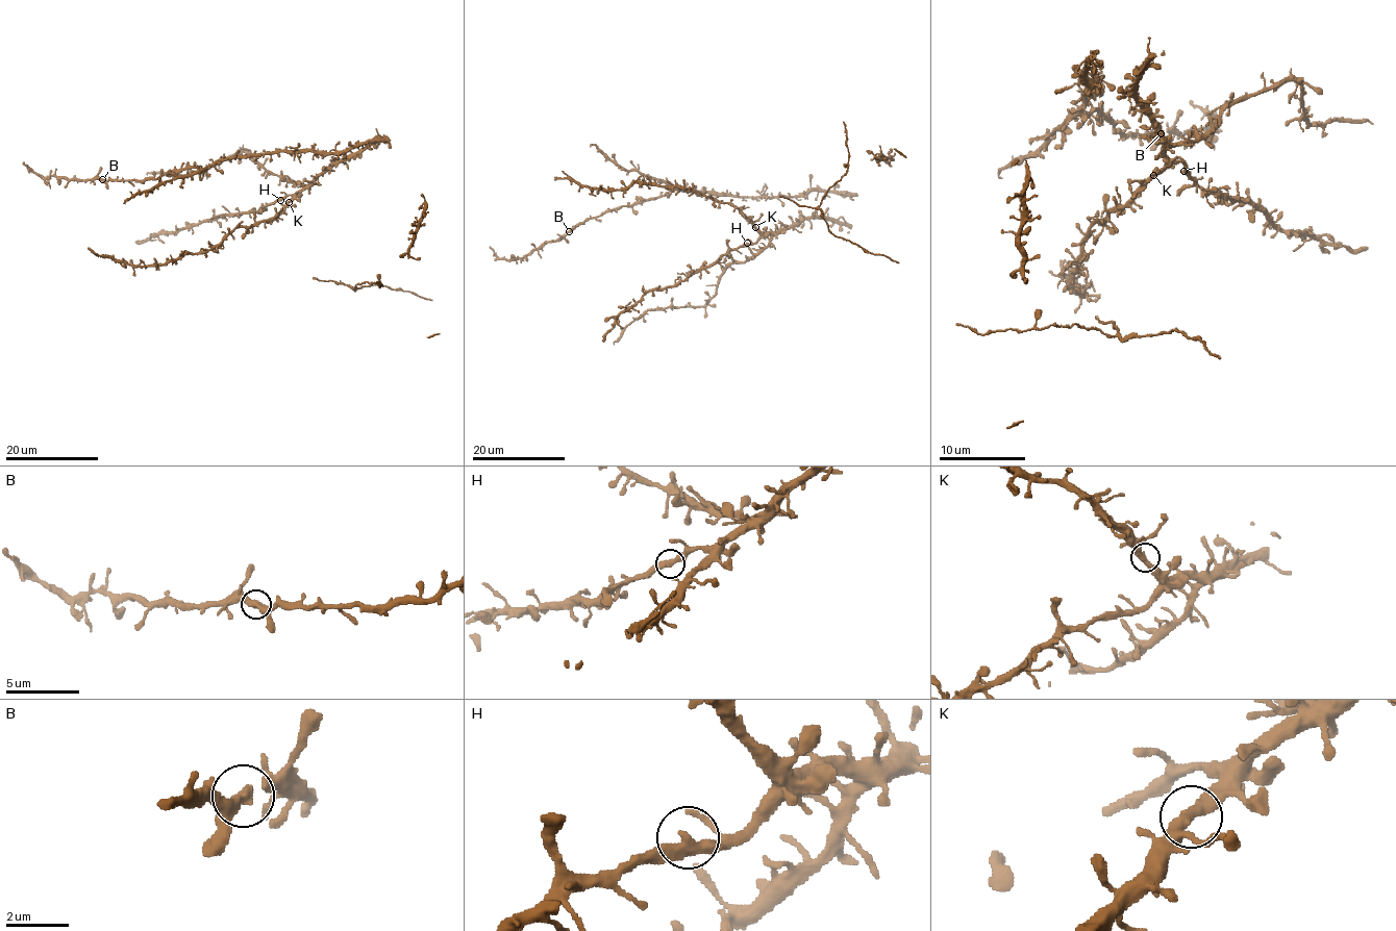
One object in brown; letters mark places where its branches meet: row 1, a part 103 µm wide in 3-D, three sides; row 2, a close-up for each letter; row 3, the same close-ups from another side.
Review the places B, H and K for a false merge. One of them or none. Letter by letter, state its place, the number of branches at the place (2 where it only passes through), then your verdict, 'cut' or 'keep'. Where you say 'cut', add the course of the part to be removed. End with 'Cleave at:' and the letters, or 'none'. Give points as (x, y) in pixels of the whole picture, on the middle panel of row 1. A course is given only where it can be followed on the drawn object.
B: (569, 231) | 2 | keep
H: (747, 243) | 2 | keep
K: (755, 227) | 2 | keep
Cleave at: none

